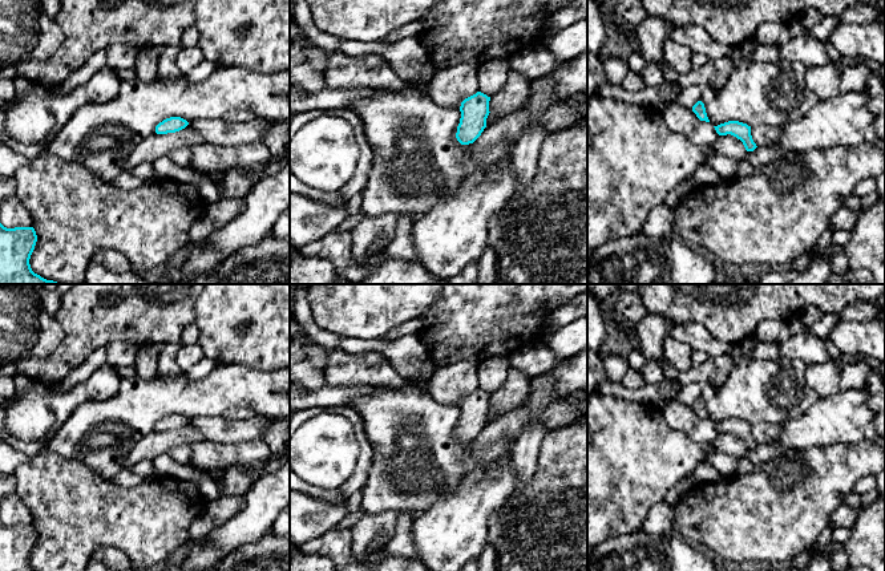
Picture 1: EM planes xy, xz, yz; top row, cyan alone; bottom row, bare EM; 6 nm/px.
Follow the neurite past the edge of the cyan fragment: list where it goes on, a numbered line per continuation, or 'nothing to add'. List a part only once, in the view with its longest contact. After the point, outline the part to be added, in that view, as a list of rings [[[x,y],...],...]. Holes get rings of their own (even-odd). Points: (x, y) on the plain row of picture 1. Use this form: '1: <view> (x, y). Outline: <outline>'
nothing to add

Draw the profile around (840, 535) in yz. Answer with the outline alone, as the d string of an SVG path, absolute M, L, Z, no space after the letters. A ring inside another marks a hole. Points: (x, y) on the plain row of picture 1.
M835 527L832 534L832 540L840 544L845 544L850 536L849 527Z

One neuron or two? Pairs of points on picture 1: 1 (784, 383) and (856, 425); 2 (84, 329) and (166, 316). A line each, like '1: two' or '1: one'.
1: two
2: one

